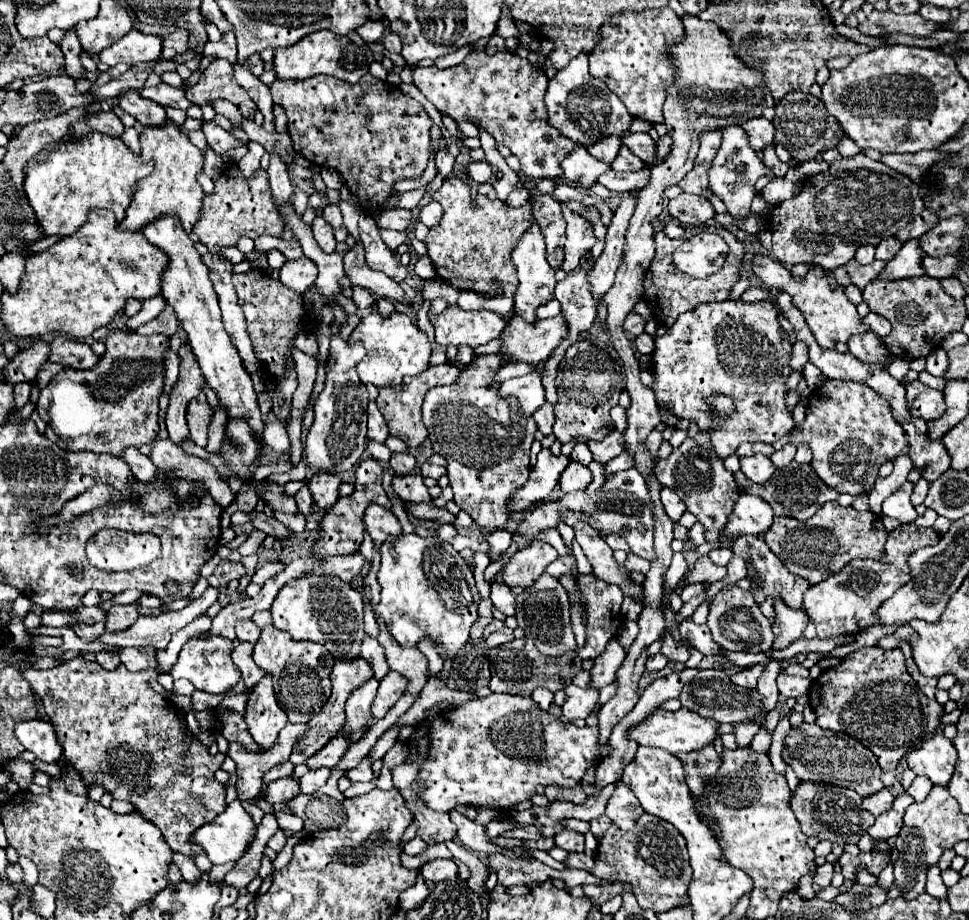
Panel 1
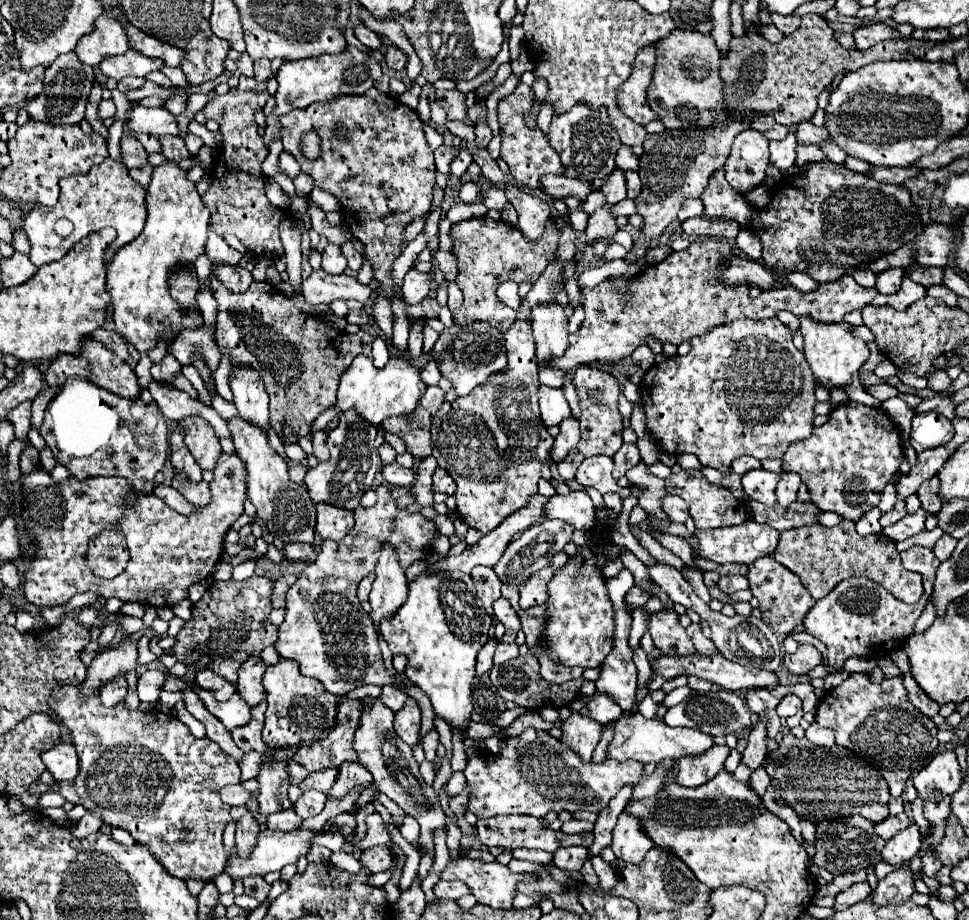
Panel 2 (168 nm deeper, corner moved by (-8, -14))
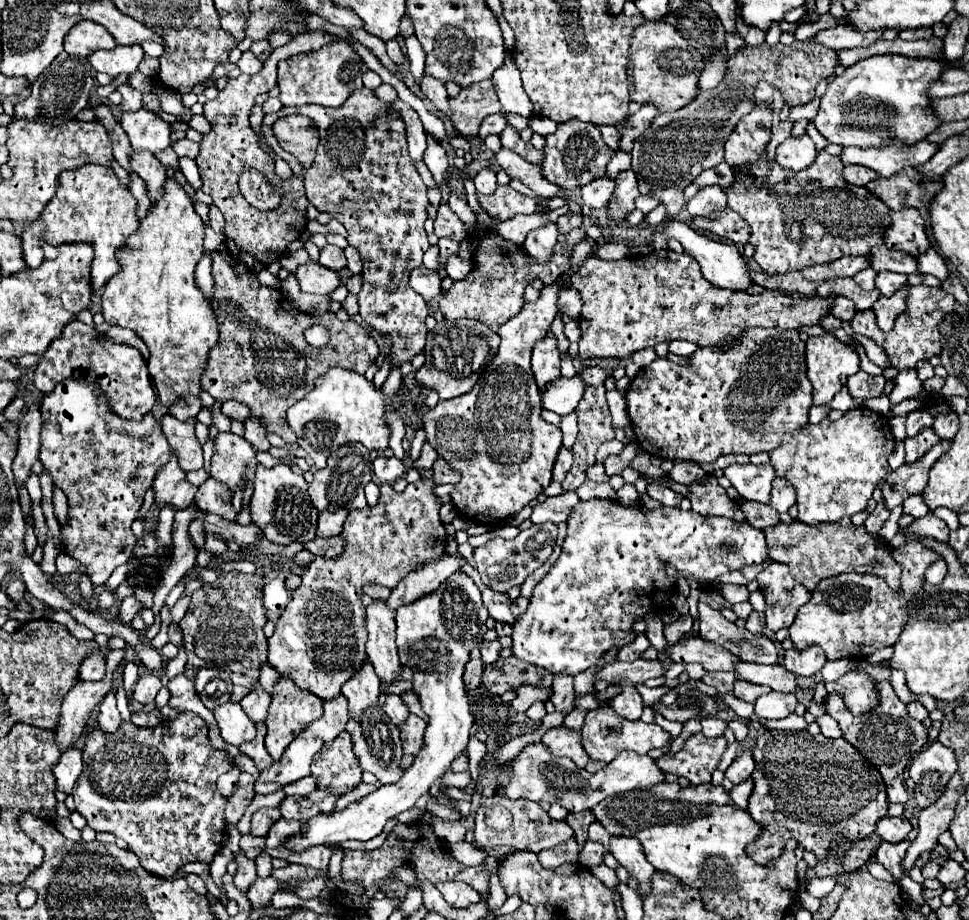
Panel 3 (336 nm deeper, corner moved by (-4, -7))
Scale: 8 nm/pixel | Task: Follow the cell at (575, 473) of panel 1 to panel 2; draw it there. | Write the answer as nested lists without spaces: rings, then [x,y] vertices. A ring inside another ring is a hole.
[[[571,490],[567,496],[555,494],[547,502],[547,516],[569,520],[577,530],[589,532],[595,528],[595,506],[585,490]]]

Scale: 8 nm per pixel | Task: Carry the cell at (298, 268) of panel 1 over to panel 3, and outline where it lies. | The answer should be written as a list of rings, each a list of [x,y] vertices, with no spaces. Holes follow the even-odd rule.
[[[319,263],[299,265],[295,271],[295,277],[299,281],[301,291],[305,291],[305,293],[327,295],[339,285],[339,275]]]

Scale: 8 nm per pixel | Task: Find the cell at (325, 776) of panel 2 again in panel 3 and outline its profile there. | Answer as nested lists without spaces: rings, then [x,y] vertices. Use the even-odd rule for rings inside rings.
[[[305,777],[305,779],[295,781],[295,785],[287,785],[287,787],[283,787],[283,791],[287,793],[287,797],[291,797],[291,795],[301,795],[301,797],[307,797],[307,795],[309,795],[315,787],[317,787],[317,785],[315,785],[315,779]]]

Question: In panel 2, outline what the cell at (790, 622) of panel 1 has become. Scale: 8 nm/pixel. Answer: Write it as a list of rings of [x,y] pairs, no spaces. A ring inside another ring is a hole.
[[[801,644],[795,654],[789,654],[785,658],[785,668],[793,674],[807,674],[817,664],[821,664],[821,654],[811,644]]]

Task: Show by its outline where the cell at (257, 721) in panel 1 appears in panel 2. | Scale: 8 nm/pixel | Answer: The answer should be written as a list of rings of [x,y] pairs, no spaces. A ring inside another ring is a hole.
[[[267,748],[267,754],[263,754],[263,764],[257,776],[257,782],[259,782],[257,802],[259,802],[259,812],[263,816],[293,806],[287,796],[287,790],[291,786],[291,780],[287,774],[289,758],[277,760],[275,752],[277,752],[275,748]]]

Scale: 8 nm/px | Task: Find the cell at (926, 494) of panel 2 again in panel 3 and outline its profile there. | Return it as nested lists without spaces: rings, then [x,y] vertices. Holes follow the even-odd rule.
[[[915,495],[915,497],[909,497],[905,503],[903,503],[903,515],[911,515],[911,517],[923,517],[927,515],[929,509],[927,505],[923,505],[923,499],[921,495]]]

